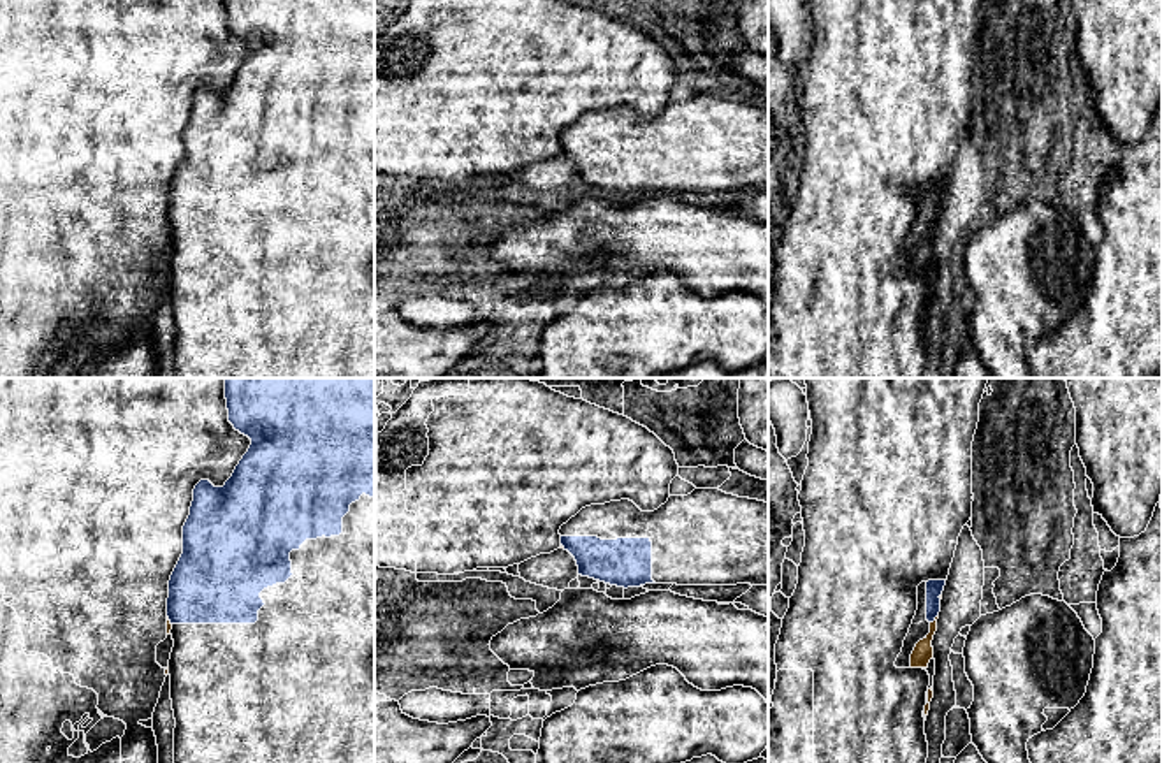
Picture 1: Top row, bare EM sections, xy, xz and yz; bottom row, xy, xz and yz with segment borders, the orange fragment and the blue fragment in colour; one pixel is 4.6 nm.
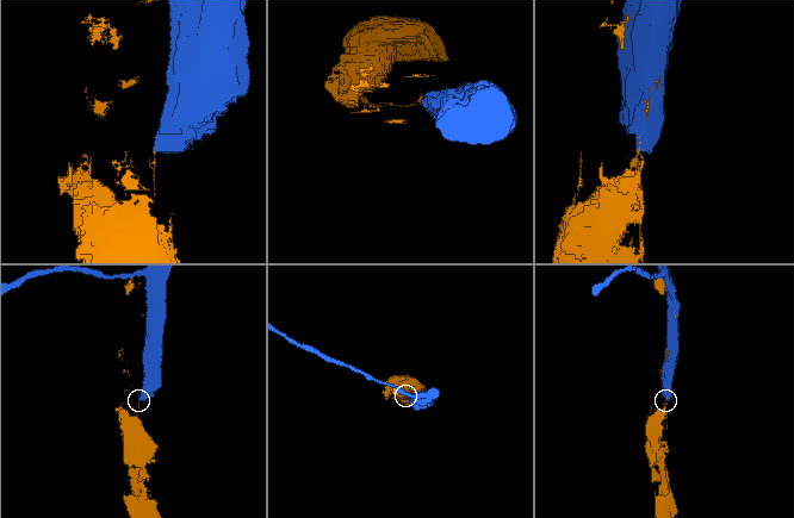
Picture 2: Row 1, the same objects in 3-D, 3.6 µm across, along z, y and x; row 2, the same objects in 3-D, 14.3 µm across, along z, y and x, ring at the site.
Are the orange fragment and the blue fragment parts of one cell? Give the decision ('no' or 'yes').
no

